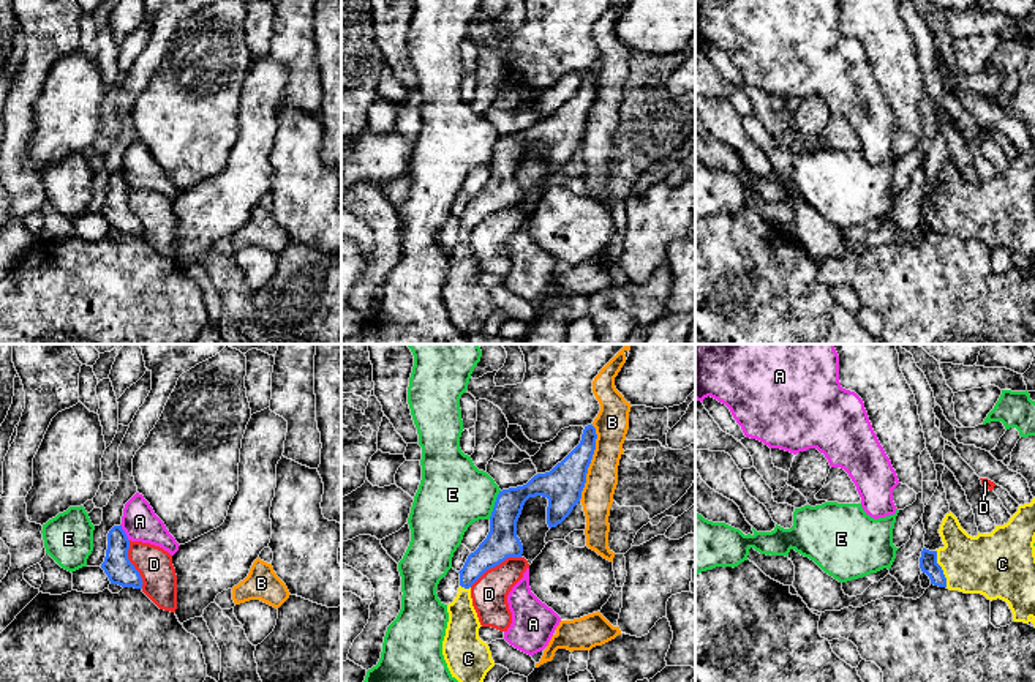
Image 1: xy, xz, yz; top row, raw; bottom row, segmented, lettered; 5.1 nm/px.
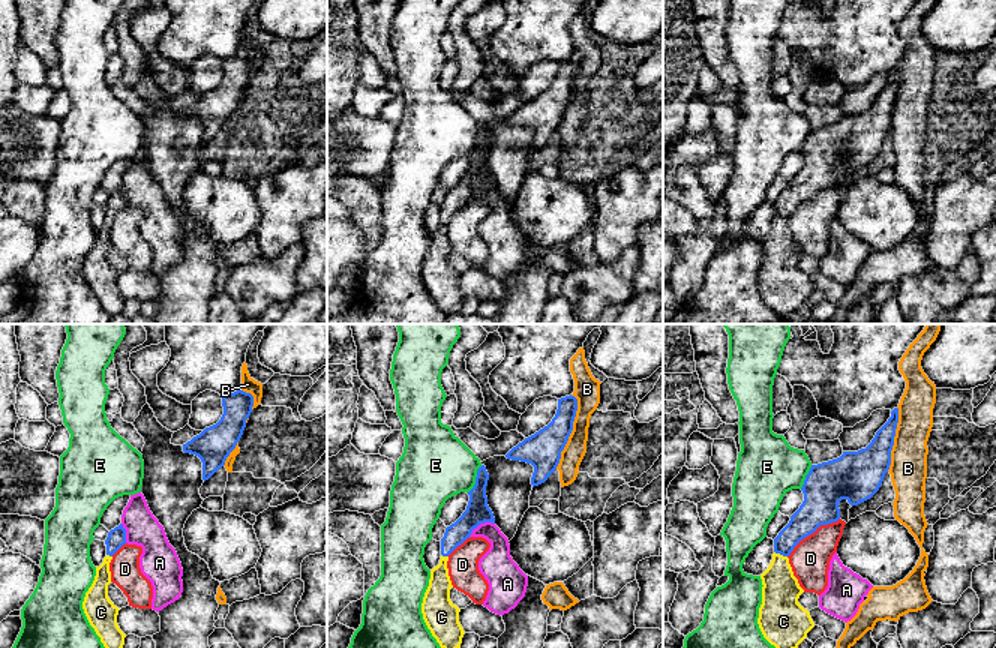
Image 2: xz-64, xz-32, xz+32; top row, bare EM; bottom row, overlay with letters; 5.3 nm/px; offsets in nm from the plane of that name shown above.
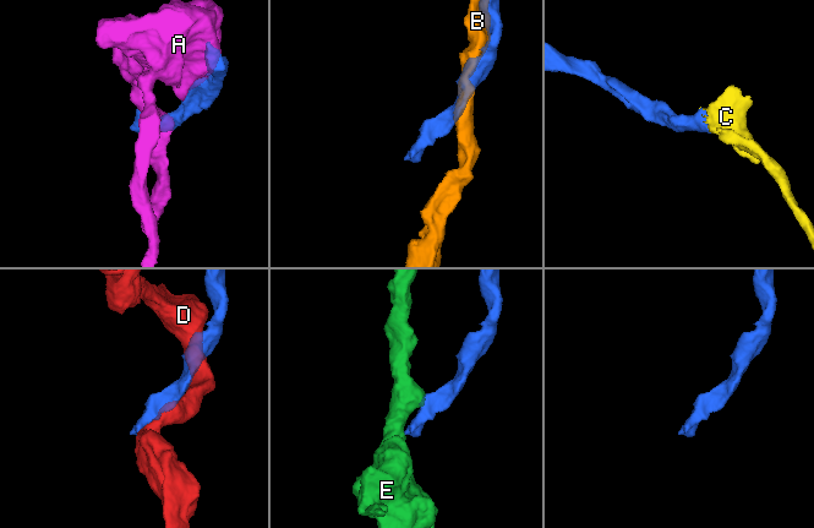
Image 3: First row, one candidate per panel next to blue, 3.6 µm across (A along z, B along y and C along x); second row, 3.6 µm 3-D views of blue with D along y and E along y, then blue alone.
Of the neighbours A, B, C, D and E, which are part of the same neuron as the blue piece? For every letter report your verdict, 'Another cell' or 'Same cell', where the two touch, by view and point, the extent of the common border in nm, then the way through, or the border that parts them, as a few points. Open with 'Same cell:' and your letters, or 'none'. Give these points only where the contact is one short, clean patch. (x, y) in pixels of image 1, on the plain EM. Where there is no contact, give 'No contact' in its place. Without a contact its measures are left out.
Same cell: C
A: Another cell. Touches blue at xy (124, 179). Shared border 100 nm
B: Another cell. Touches blue at xz (590, 109). Shared border 400 nm
C: Same cell. Touches blue at yz (940, 215). Shared border 200 nm. Path across: yz (928, 209), (940, 215), (963, 210), (989, 210)
D: Another cell. Touches blue at xz (495, 212). Shared border 300 nm
E: Another cell. Touches blue at xz (495, 150). Shared border 160 nm

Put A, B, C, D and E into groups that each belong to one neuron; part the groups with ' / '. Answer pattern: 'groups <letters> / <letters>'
groups A / B / C / D / E

